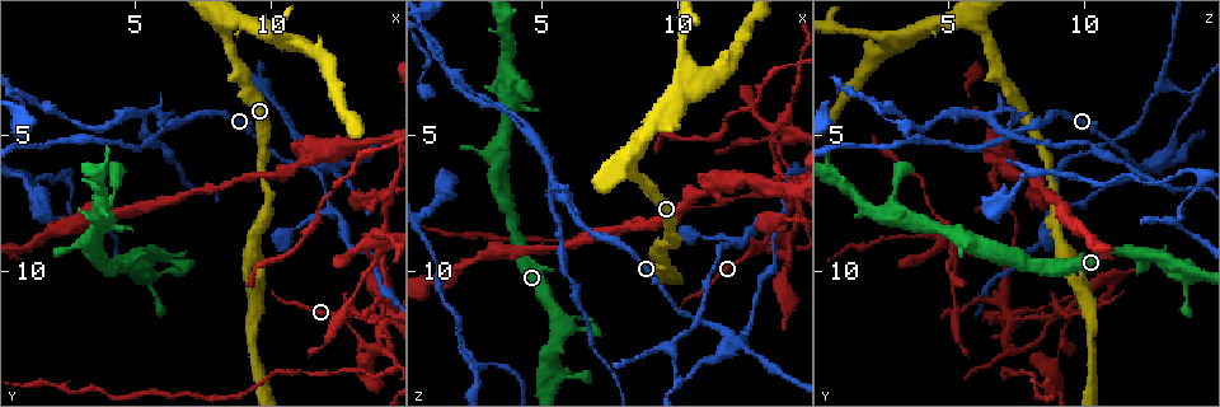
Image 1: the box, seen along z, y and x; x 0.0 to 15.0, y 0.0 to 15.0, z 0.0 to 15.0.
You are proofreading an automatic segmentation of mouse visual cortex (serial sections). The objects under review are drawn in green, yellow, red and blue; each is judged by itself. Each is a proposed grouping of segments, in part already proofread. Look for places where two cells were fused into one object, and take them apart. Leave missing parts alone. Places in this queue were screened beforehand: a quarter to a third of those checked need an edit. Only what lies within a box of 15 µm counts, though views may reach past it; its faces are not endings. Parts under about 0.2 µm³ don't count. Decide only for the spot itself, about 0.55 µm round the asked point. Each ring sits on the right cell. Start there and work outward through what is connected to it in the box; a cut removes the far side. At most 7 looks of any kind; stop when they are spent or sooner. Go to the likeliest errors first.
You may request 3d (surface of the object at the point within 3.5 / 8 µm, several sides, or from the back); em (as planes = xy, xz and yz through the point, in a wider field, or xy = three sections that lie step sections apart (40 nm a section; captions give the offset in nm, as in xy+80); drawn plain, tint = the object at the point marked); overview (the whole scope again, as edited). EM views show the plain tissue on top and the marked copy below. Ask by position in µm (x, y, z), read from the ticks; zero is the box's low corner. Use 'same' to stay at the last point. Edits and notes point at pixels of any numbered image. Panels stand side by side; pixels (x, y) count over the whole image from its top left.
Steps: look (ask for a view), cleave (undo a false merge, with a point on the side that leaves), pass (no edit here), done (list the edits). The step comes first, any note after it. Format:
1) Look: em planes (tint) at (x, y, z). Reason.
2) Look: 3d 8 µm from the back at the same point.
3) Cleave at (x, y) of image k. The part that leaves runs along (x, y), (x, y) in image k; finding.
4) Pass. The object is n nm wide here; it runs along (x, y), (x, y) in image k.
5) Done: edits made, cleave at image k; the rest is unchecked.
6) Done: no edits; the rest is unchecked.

Look: em xy step 3 (tint) at (5.6, 5.1, 7.0). Sharp bend.

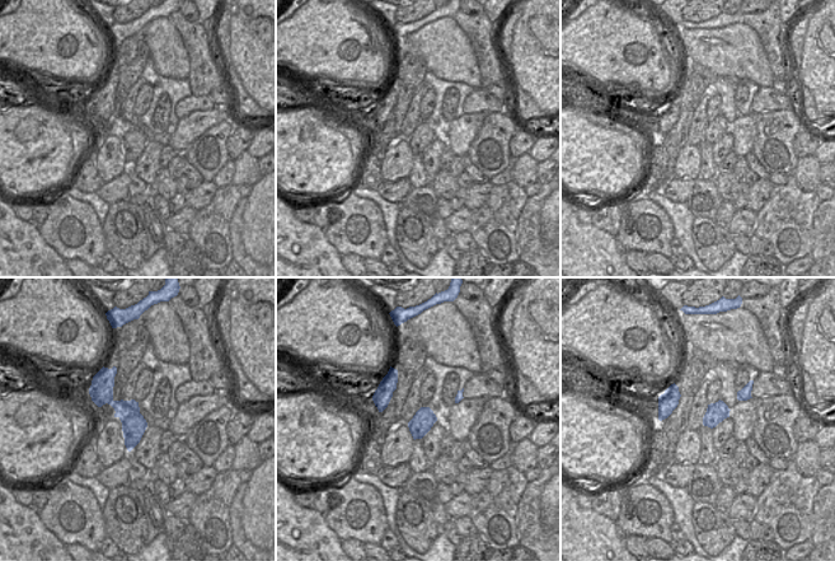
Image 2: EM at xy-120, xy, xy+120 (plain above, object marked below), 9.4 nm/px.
Look: 3d 3.5 µm from the back at the same point. See where the arms go.

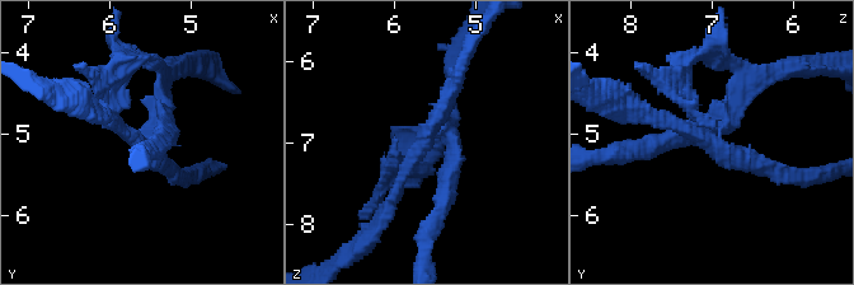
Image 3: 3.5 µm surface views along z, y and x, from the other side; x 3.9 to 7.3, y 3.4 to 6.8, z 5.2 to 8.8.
Cleave at (665, 140) of image 3. The object is 200 nm wide here; the part that leaves runs along (722, 131), (759, 76), (807, 65) in image 3; a second cell is stuck on.

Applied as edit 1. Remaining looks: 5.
Look: em xy step 1 (tint) at (12.0, 6.0, 12.5). Branch point.

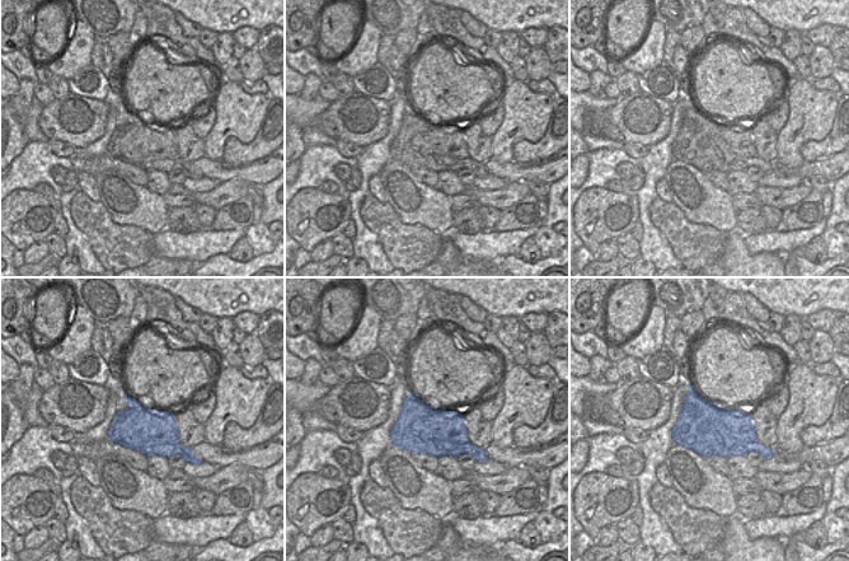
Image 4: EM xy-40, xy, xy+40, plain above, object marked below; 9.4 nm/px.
Look: 3d 3.5 µm at the same point.

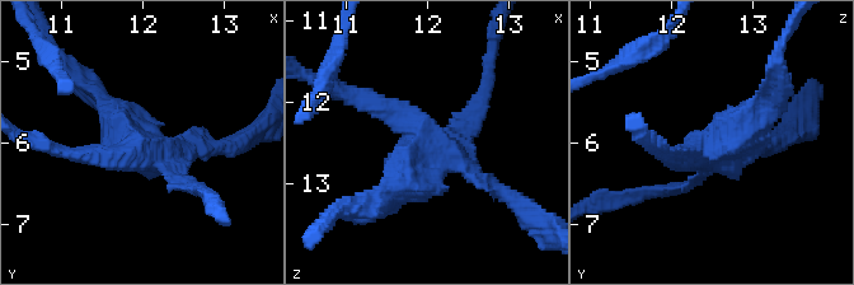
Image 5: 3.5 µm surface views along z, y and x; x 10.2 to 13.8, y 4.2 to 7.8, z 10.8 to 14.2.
Cleave at (742, 126) of image 5. The part that leaves runs along (712, 148), (741, 132), (777, 74) in image 5; two cells meet here.

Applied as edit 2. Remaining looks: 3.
Look: overview. Redraw.

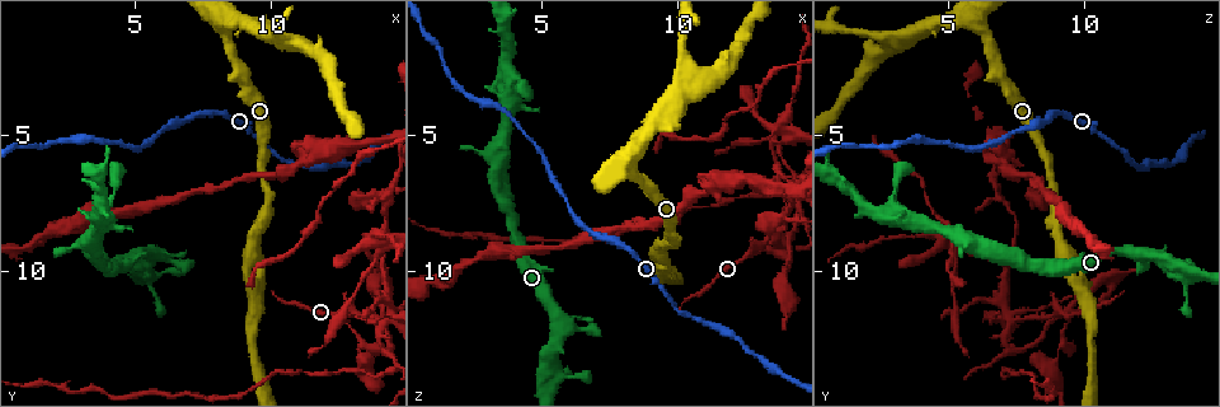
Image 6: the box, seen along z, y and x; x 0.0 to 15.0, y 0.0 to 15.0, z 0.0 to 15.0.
Look: 3d 3.5 µm at (13.5, 13.2, 9.0). A narrow waist.

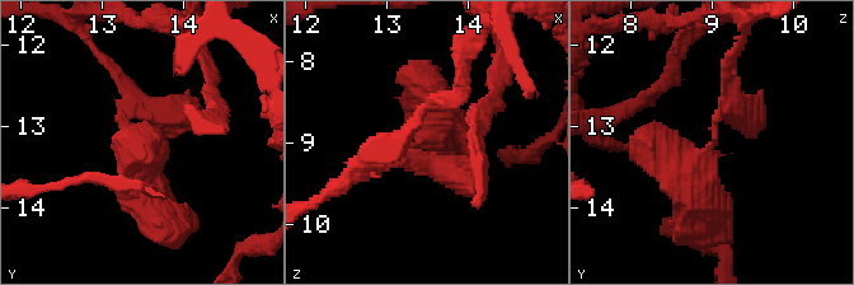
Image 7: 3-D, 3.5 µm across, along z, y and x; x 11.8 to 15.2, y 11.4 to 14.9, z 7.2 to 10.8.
Look: em xy step 1 (tint) at (13.45, 13.20, 9.00).

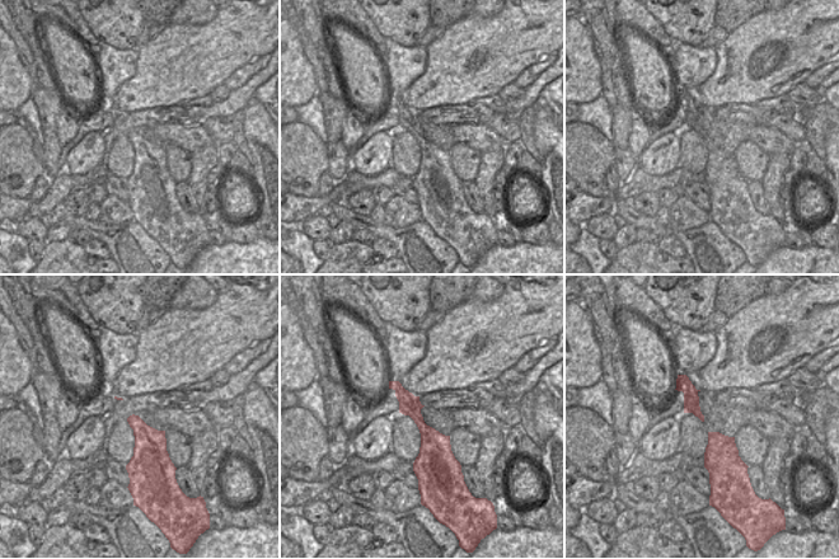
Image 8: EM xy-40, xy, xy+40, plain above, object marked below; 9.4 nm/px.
Pass. One cell here.

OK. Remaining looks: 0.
Done: edits made, cleave at image 3, cleave at image 5; the rest is unchecked.

